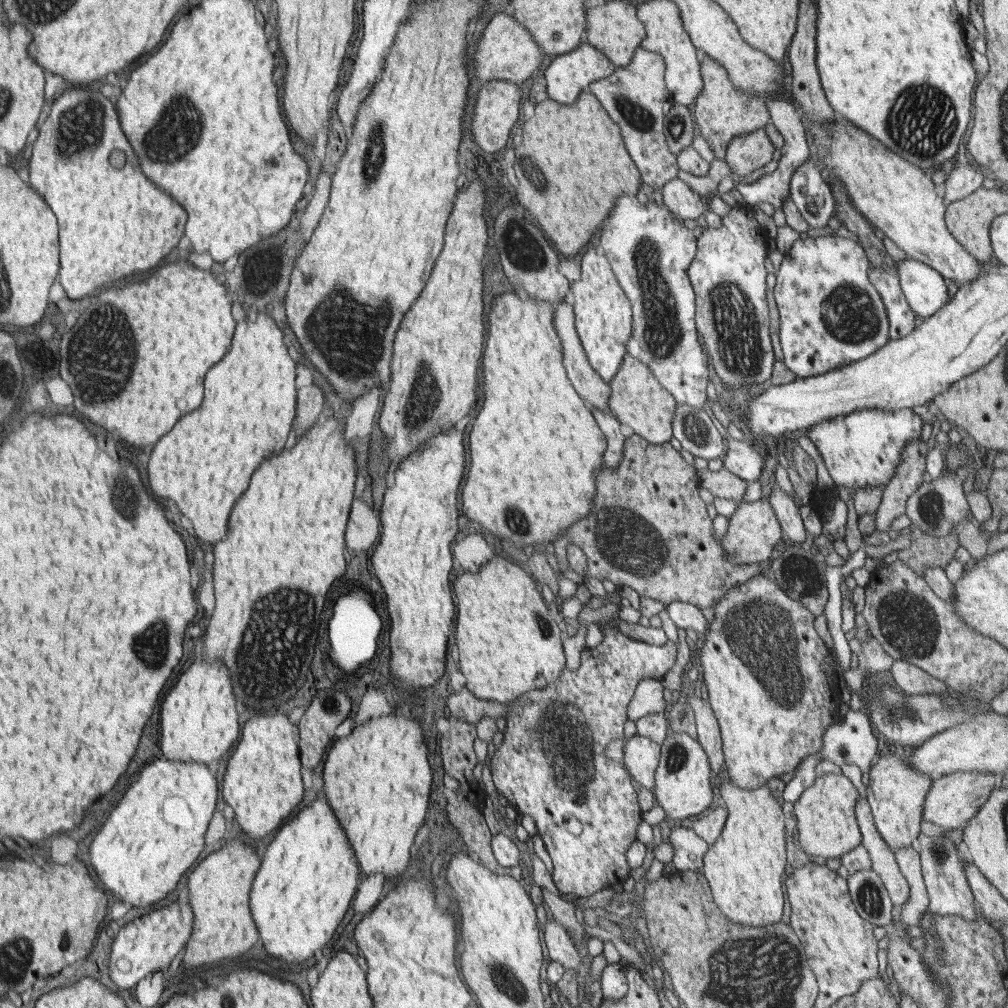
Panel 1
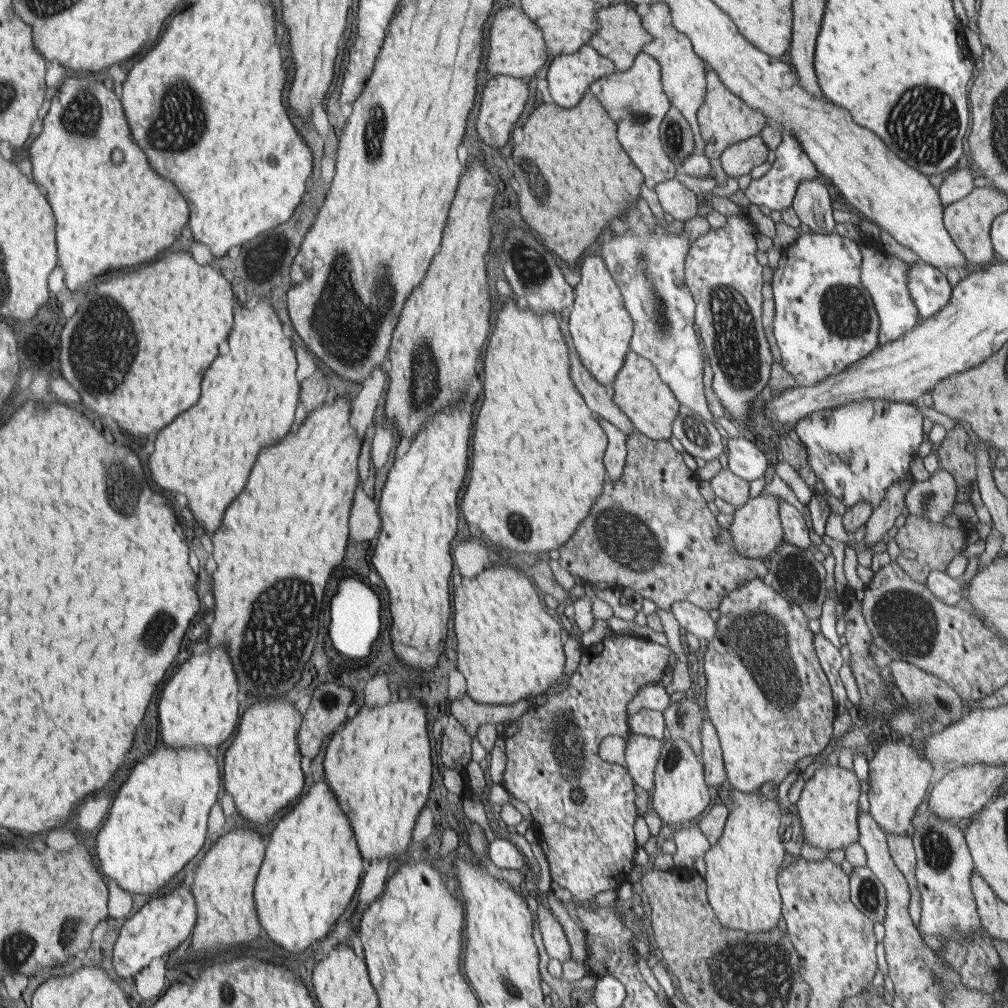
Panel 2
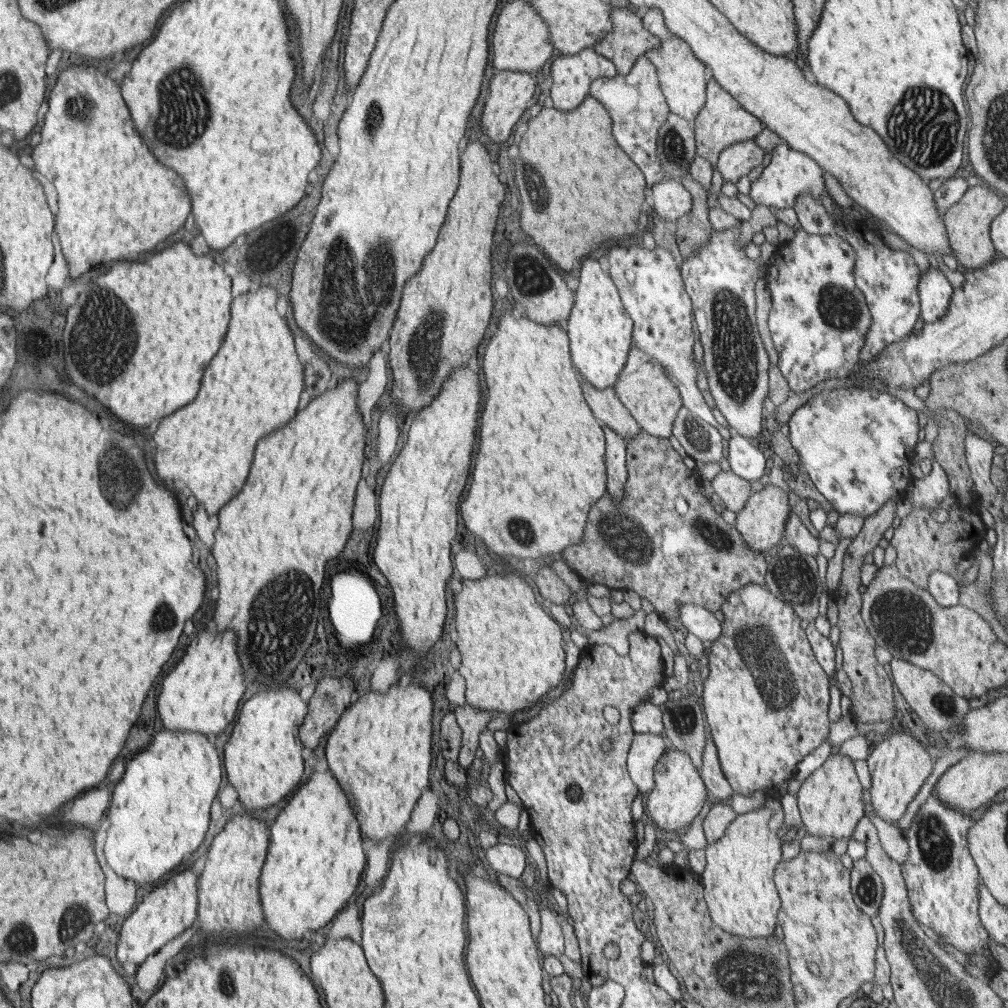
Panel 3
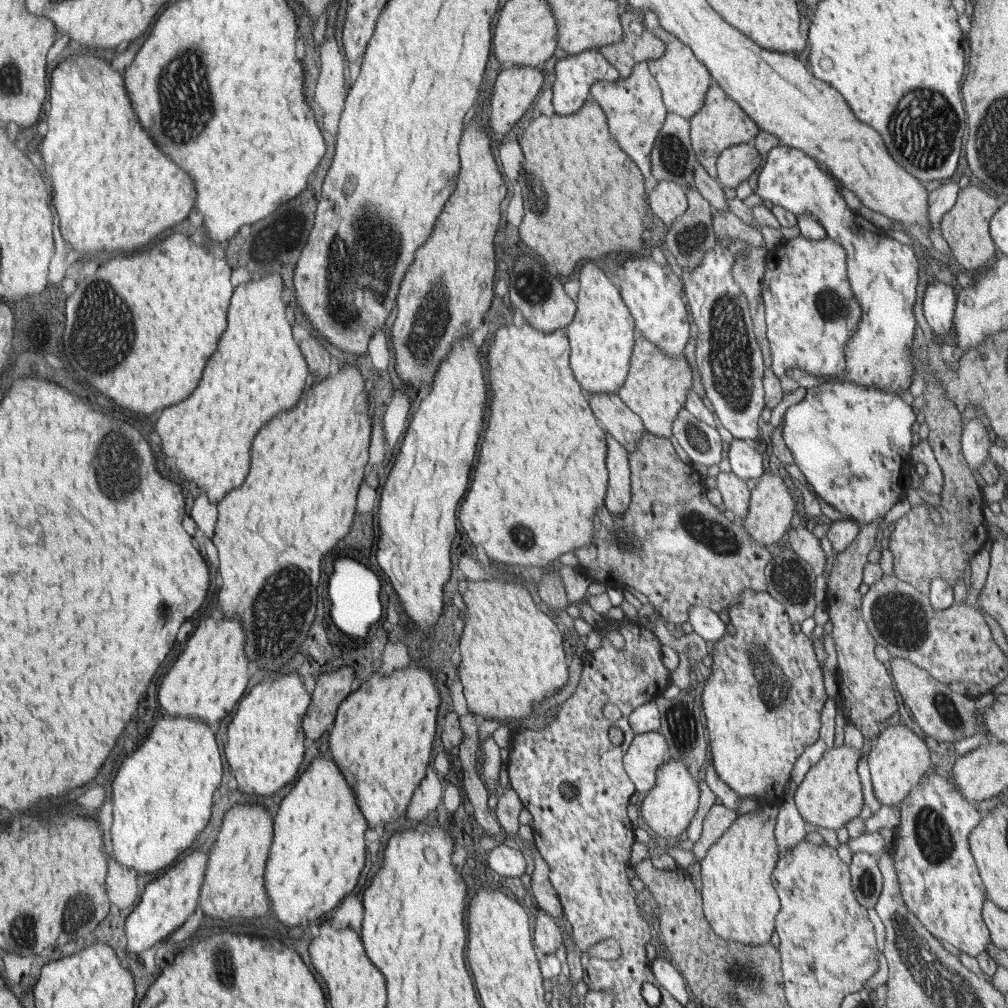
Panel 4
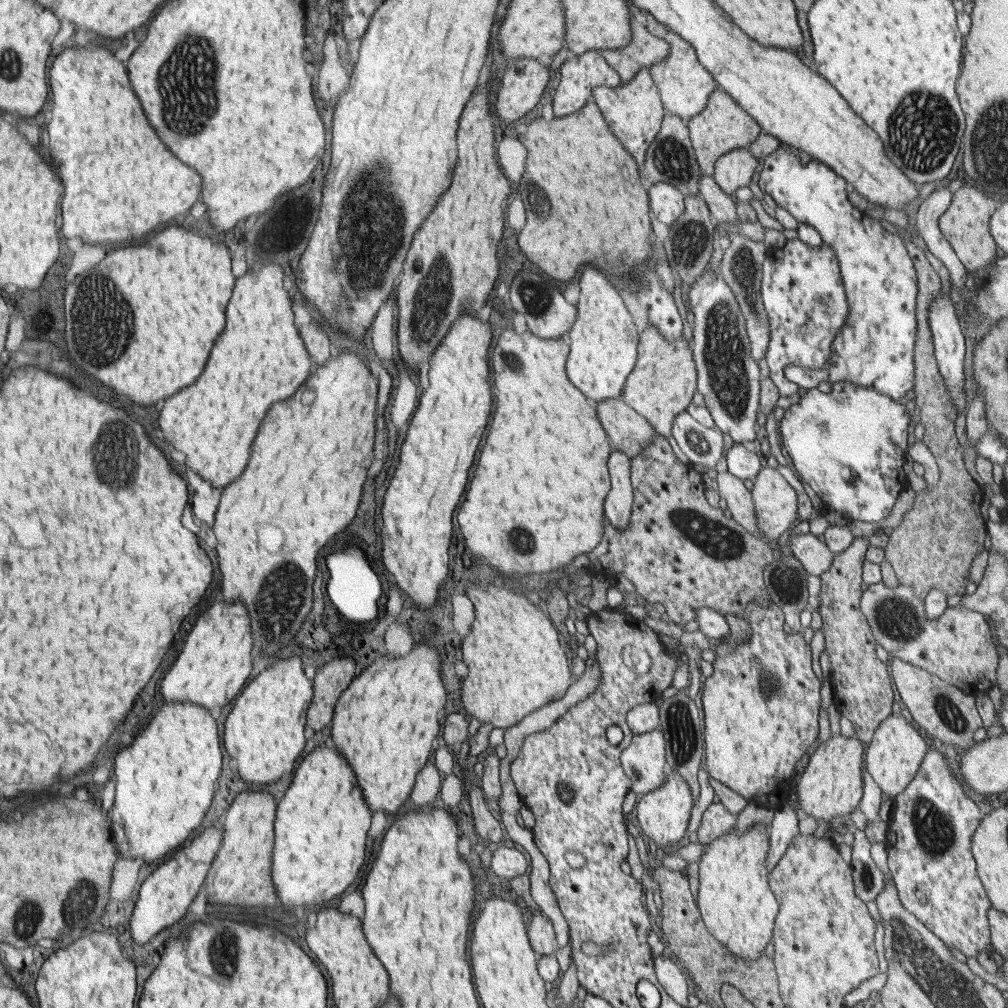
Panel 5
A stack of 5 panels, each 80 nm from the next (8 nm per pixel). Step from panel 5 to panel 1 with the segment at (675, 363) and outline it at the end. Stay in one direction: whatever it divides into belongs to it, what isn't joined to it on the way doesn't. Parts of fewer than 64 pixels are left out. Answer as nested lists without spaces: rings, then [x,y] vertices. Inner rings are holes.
[[[626,354],[617,374],[608,384],[612,390],[609,409],[622,424],[628,424],[634,435],[652,444],[670,443],[673,437],[672,421],[677,403],[643,362]]]

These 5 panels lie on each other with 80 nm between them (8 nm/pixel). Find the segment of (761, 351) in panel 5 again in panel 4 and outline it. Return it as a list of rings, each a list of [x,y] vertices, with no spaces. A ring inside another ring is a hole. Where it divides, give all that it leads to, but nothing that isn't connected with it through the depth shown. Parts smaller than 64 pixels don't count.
[[[761,246],[758,248],[753,247],[749,254],[739,254],[737,262],[733,266],[735,281],[747,296],[752,318],[755,315],[757,302],[761,294],[766,253],[764,249],[761,249]]]

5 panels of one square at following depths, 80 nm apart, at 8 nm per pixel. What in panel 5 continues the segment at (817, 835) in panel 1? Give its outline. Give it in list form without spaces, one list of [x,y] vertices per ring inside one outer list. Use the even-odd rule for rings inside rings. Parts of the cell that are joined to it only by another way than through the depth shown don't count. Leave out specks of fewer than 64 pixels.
[[[839,735],[821,743],[811,756],[805,771],[795,782],[799,807],[815,820],[848,817],[860,804],[863,795],[862,765],[865,744],[857,737]]]

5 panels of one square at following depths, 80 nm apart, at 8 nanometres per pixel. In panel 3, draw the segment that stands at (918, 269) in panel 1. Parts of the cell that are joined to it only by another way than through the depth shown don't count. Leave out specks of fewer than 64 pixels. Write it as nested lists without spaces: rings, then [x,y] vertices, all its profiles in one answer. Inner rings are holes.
[[[922,269],[917,284],[920,316],[926,323],[938,321],[947,313],[953,293],[952,285],[940,269]]]

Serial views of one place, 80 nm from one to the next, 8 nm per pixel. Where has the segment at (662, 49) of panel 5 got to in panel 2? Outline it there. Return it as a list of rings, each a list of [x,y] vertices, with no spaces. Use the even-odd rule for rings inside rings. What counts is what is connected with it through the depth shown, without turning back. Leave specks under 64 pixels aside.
[[[630,2],[600,7],[595,12],[595,20],[597,20],[600,30],[590,38],[588,44],[594,47],[598,54],[609,58],[618,71],[628,70],[636,55],[642,51],[642,47],[654,40],[652,35],[644,30],[640,16]]]

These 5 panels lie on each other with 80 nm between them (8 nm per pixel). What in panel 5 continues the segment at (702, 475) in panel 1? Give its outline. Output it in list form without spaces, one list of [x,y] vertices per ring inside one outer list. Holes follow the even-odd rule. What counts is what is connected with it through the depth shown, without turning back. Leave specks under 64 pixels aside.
[[[726,471],[718,474],[717,482],[720,497],[726,500],[727,509],[732,513],[732,519],[740,523],[750,534],[774,547],[774,543],[759,532],[753,498],[744,481],[734,476],[730,471]]]

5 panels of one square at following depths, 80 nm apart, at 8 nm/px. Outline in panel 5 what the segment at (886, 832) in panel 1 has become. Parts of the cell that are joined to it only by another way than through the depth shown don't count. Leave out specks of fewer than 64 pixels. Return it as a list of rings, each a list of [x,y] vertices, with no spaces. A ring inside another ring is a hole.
[[[891,714],[874,731],[872,740],[865,745],[864,765],[882,793],[893,799],[916,776],[928,749],[928,742],[901,714]]]

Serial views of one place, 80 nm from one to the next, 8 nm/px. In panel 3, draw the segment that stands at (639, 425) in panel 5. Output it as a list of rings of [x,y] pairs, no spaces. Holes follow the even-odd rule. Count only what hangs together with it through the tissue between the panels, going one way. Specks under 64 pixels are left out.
[[[582,377],[579,378],[579,382],[586,403],[602,425],[608,426],[626,442],[639,434],[638,423],[632,418],[628,409],[622,405],[614,388],[596,389]]]

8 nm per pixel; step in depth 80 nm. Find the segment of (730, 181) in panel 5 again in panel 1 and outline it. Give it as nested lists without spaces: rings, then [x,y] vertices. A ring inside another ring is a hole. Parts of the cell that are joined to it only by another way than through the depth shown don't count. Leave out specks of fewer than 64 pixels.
[[[765,128],[758,129],[735,136],[729,142],[724,162],[733,173],[744,177],[770,163],[777,152]]]

